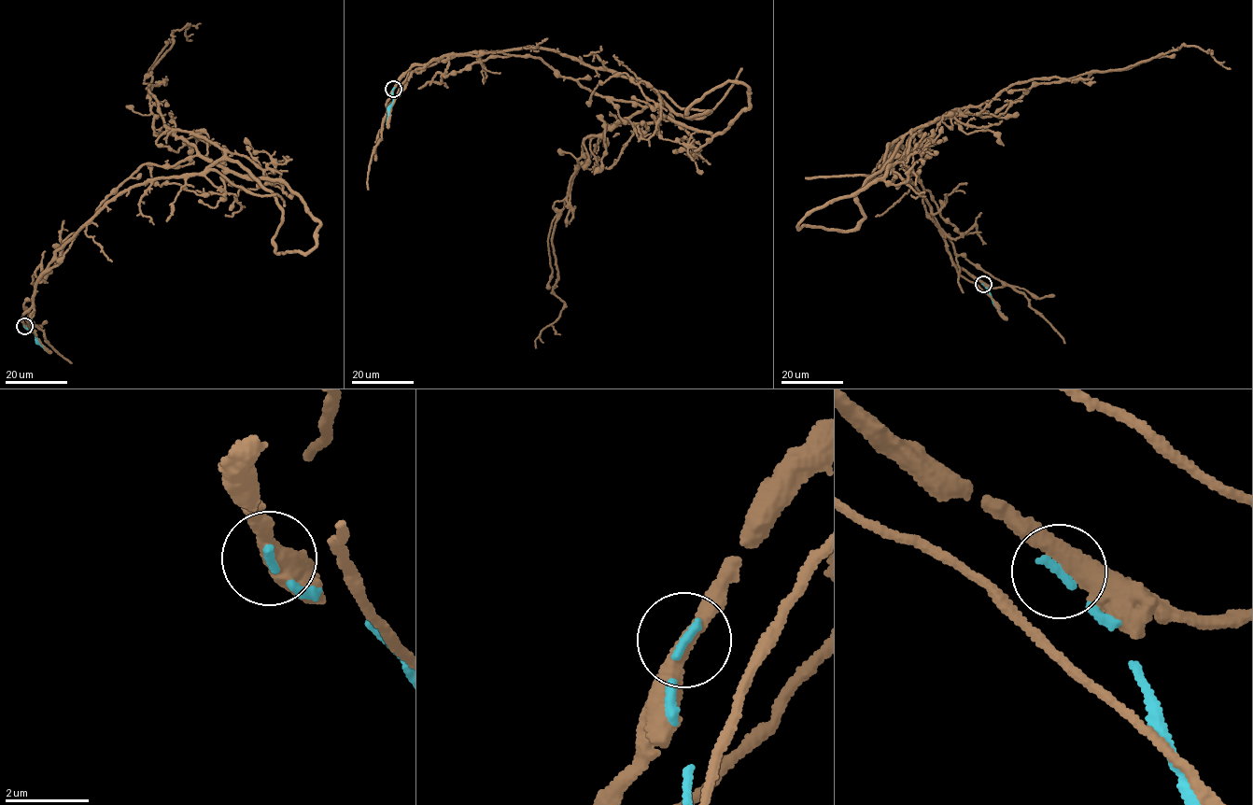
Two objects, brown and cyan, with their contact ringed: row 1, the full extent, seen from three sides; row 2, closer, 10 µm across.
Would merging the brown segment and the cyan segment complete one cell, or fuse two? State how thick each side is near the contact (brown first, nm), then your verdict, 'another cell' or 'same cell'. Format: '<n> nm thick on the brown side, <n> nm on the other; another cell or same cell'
420 nm thick on the brown side, 200 nm on the other; another cell

